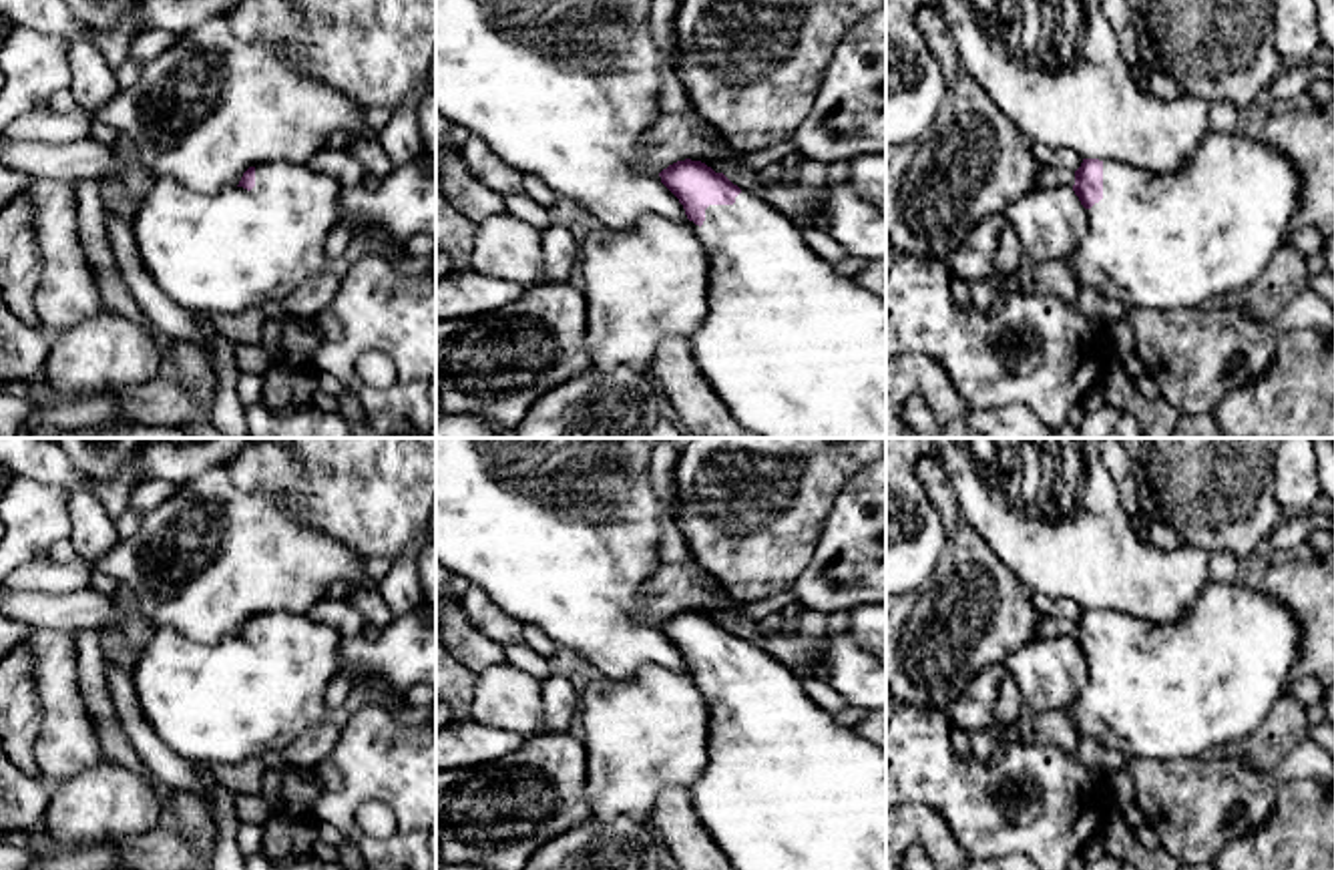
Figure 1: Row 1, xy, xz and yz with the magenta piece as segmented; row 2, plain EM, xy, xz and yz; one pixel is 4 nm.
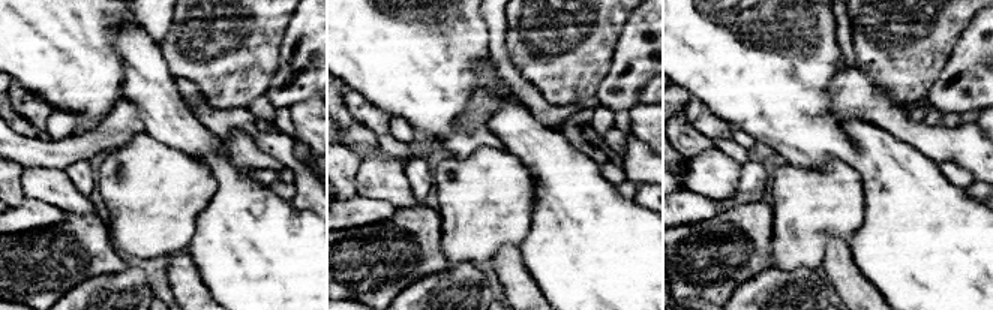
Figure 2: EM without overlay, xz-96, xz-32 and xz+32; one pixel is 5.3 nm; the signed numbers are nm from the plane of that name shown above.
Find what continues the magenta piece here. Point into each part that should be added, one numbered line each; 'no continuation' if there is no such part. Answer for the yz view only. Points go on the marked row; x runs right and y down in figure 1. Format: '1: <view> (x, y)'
1: yz (1164, 242)

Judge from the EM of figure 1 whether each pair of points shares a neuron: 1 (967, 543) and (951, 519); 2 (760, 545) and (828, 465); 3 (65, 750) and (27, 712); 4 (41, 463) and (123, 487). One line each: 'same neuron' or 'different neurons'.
1: same neuron
2: same neuron
3: different neurons
4: same neuron

